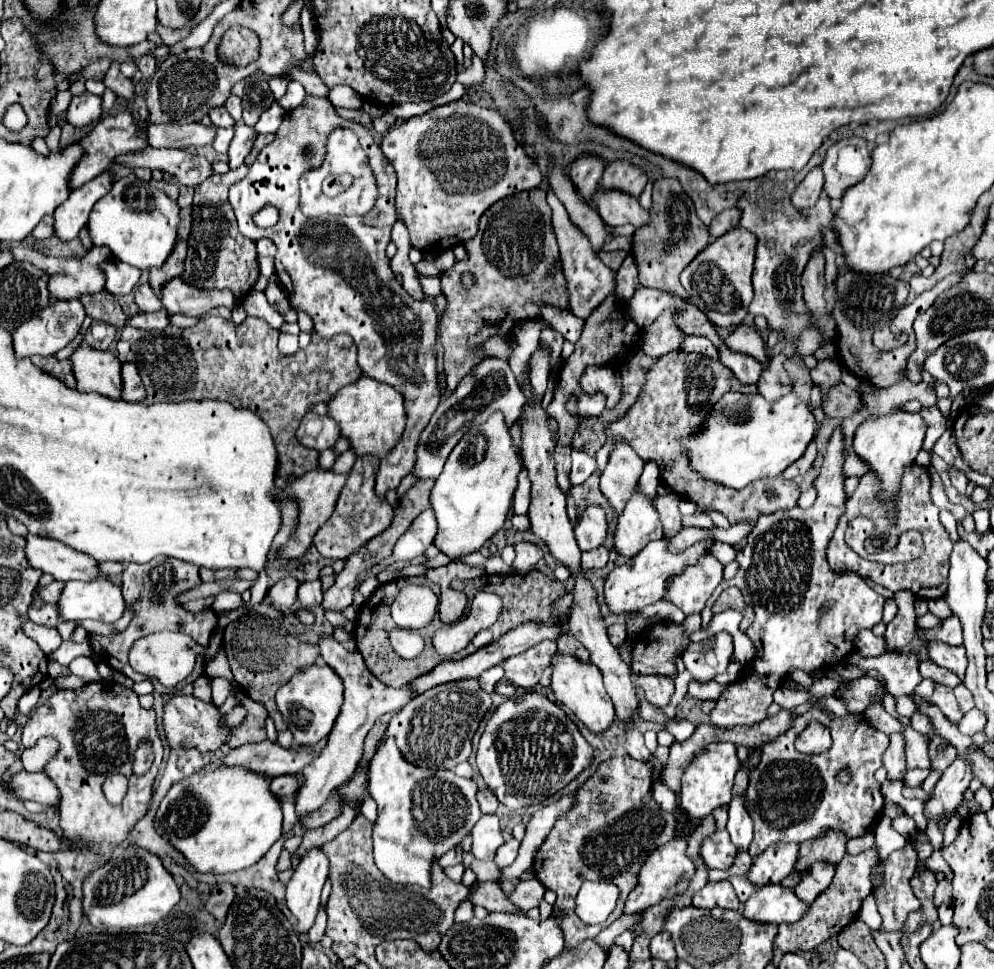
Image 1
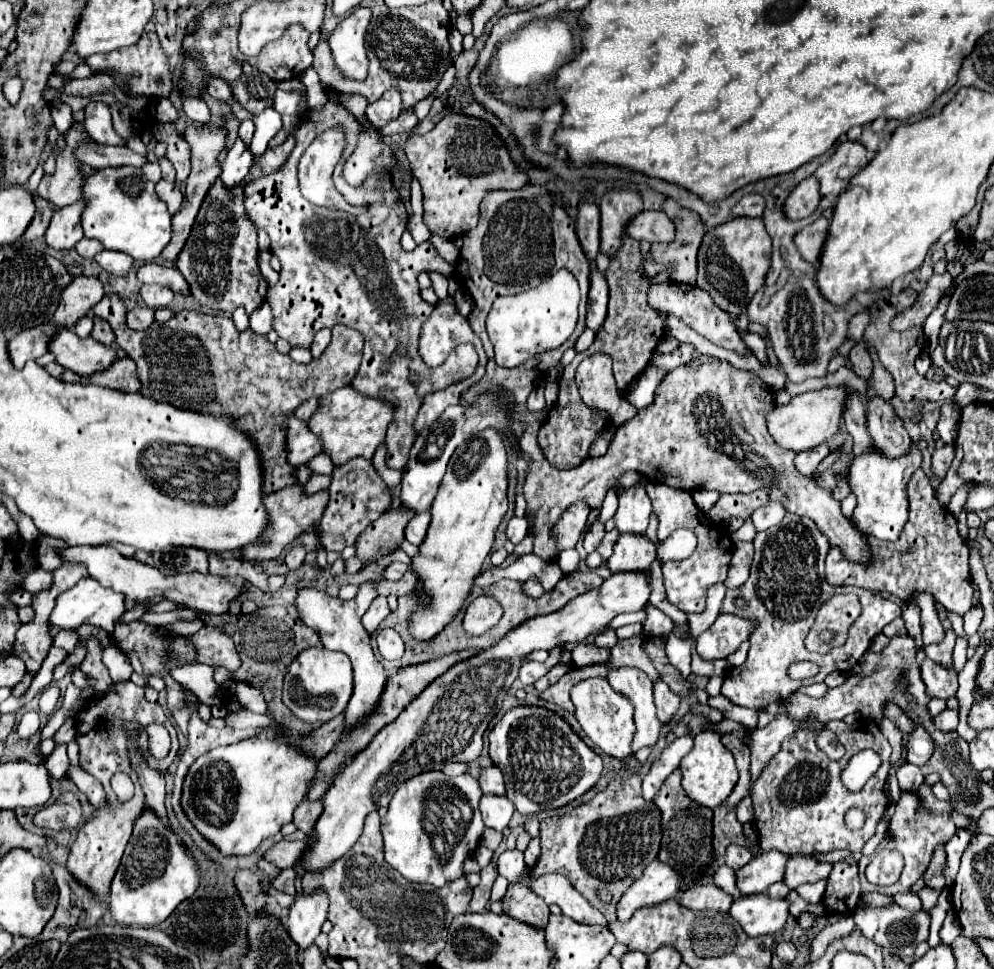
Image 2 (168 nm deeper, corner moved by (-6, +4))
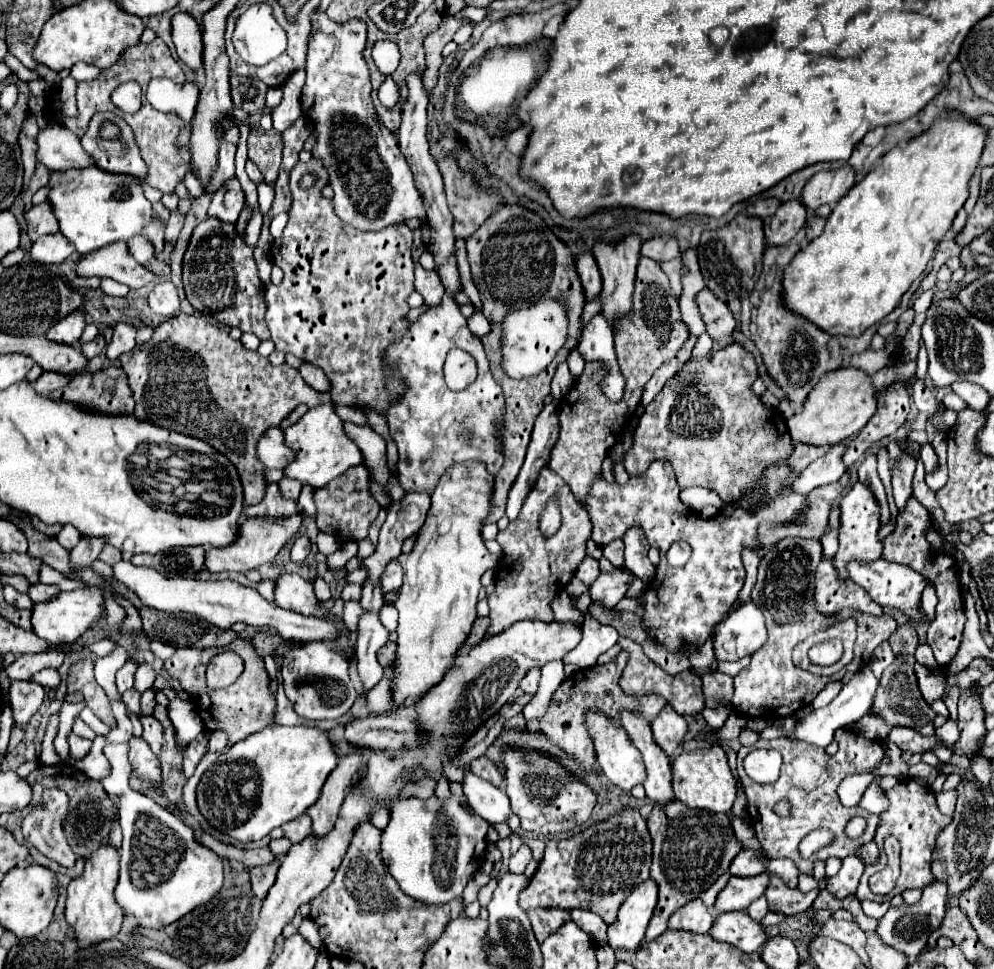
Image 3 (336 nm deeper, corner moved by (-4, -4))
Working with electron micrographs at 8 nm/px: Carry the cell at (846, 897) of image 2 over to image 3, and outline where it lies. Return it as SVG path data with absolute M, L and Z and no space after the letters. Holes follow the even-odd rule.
M845 857L843 861L841 861L841 869L839 869L839 873L835 875L835 877L831 877L831 879L827 879L827 889L835 895L835 897L839 897L839 899L843 899L843 897L847 897L847 895L851 895L851 893L855 893L855 889L857 889L857 885L859 885L859 879L861 879L861 875L863 875L863 863L857 859L857 857Z

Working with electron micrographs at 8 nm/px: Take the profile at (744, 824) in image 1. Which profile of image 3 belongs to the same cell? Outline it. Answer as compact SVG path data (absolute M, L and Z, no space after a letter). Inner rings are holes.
M865 667L863 671L859 671L847 685L843 685L841 693L831 701L831 705L827 705L825 709L815 709L811 713L807 713L801 723L797 725L795 733L793 733L793 739L801 739L801 741L807 741L807 743L813 743L817 747L827 747L833 739L833 733L853 721L859 721L861 717L869 715L871 713L871 705L873 705L873 697L875 697L875 689L877 689L877 679L875 675L871 673L869 667Z

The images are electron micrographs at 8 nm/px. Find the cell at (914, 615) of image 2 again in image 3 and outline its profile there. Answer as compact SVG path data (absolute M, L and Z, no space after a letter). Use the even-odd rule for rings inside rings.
M919 645L917 651L915 651L915 659L917 659L919 663L923 663L927 669L931 669L935 675L943 675L943 677L947 677L947 673L945 673L945 671L941 669L941 665L935 661L935 657L933 657L929 645Z

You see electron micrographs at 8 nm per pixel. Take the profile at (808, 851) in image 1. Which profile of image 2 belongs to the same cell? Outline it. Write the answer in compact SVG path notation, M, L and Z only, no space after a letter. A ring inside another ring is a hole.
M815 855L805 857L791 857L785 871L785 883L791 889L797 889L803 883L815 883L819 879L827 879L827 873L831 871L833 863L819 861Z

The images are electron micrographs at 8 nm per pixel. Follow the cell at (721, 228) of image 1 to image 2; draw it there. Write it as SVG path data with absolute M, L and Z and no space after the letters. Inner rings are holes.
M753 193L753 195L745 195L731 209L731 217L761 217L763 209L765 209L765 199L757 193Z

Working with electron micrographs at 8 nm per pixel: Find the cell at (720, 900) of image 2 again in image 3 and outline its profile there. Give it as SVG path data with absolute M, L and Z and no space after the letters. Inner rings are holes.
M699 899L687 903L679 911L675 911L669 919L669 929L691 931L691 933L709 933L711 925L713 925L713 917Z

